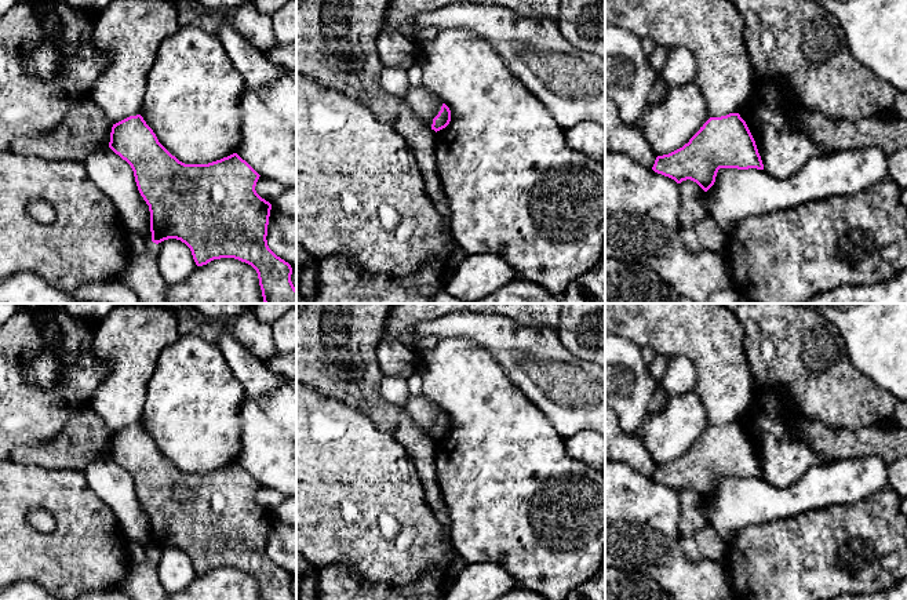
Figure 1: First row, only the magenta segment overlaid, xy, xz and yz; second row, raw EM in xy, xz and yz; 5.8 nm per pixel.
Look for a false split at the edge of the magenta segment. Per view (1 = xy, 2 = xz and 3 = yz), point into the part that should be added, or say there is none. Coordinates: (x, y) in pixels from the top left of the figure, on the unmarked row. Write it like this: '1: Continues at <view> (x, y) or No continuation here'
1: No continuation here
2: No continuation here
3: No continuation here

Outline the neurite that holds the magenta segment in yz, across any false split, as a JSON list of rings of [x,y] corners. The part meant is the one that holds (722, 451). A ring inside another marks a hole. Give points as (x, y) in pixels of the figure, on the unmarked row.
[[[739,422],[710,426],[682,457],[658,465],[652,479],[677,492],[691,488],[707,501],[720,477],[764,479],[755,450]]]

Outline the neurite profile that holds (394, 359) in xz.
[[[382,337],[378,345],[376,361],[383,375],[404,379],[420,368],[420,361],[415,349],[396,339],[387,339],[386,337]]]

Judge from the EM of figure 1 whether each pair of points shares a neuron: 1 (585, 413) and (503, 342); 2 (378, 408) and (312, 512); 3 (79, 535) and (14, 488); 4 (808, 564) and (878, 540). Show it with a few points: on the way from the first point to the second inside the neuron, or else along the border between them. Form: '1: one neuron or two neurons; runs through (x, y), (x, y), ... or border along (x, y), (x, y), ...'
1: one neuron; runs through (565, 389), (545, 368), (545, 360), (527, 349)
2: two neurons; border along (343, 403), (361, 411), (396, 440)
3: one neuron; runs through (69, 517), (40, 488), (32, 488)
4: one neuron; runs through (826, 553), (831, 552), (847, 537), (860, 535)

